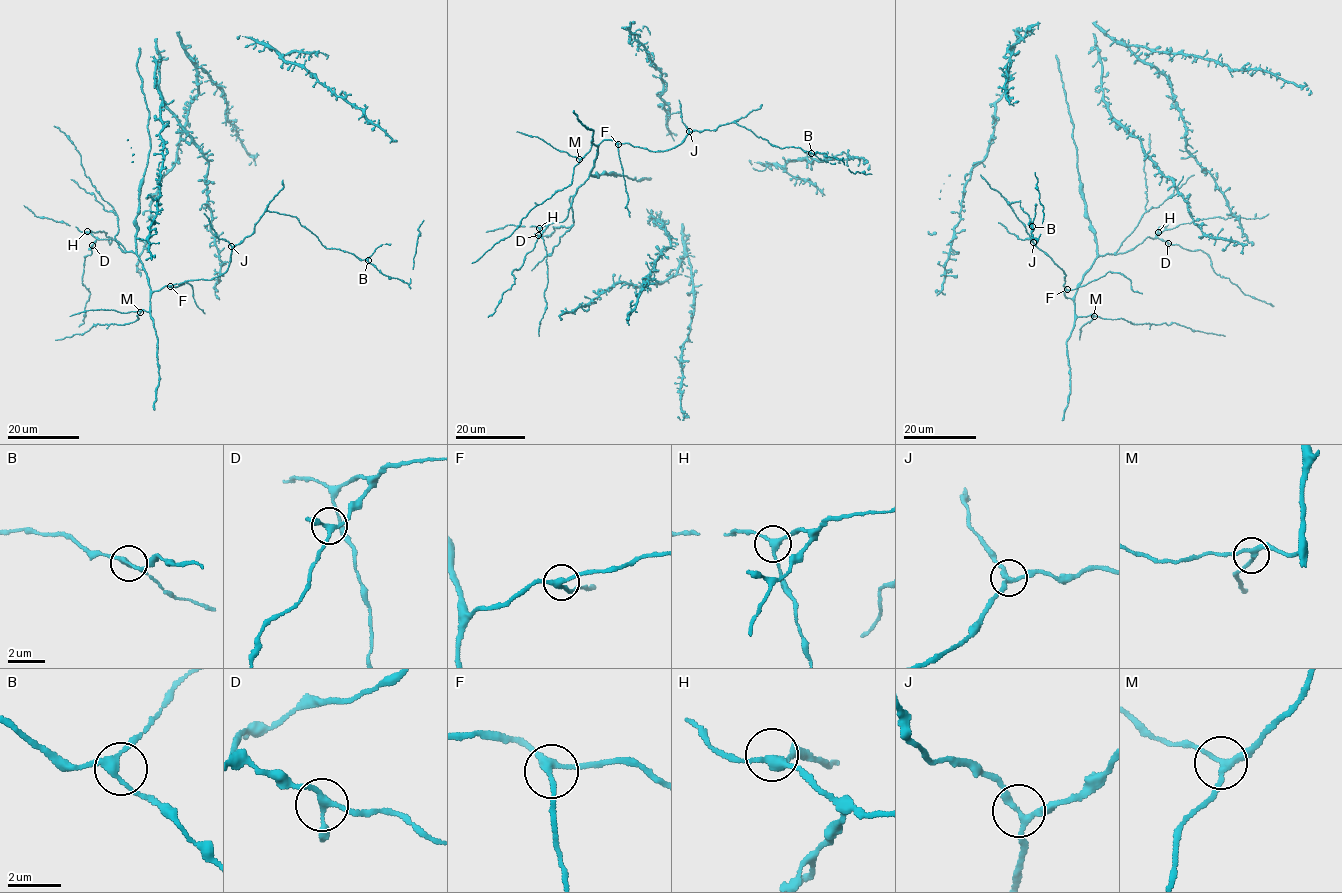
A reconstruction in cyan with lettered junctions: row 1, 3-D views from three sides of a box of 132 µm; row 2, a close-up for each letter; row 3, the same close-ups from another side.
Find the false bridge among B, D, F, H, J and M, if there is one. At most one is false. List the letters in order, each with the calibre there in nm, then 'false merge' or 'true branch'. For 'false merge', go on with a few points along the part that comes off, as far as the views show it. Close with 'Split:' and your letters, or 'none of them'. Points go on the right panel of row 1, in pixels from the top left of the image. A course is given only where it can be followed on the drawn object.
B: 220 nm thick; true branch
D: 200 nm thick; true branch
F: 240 nm thick; true branch
H: 260 nm thick; true branch
J: 200 nm thick; true branch
M: 220 nm thick; true branch
Split: none of them

